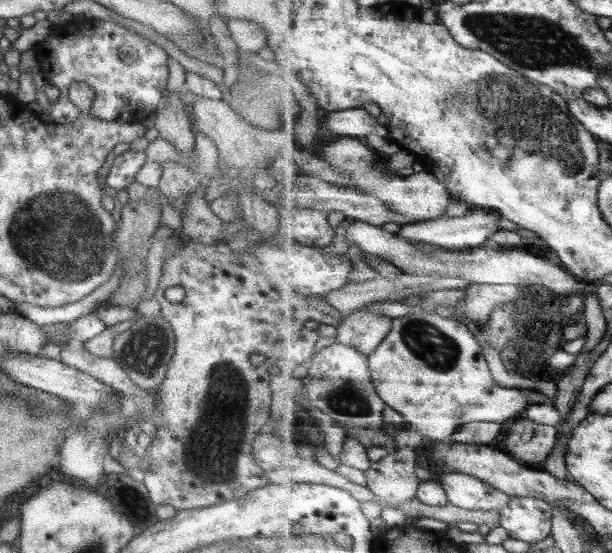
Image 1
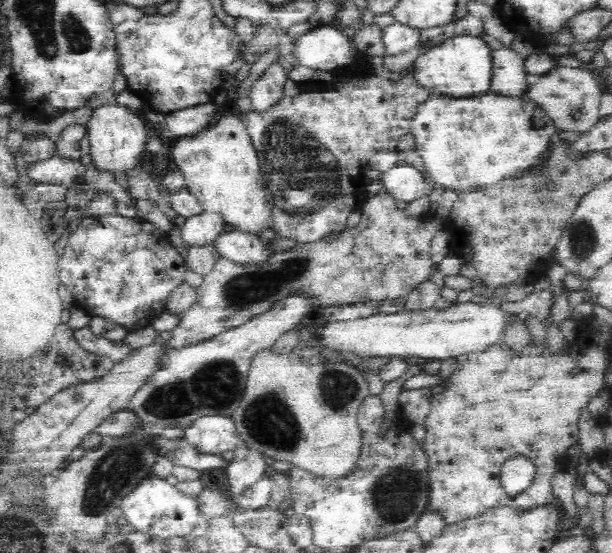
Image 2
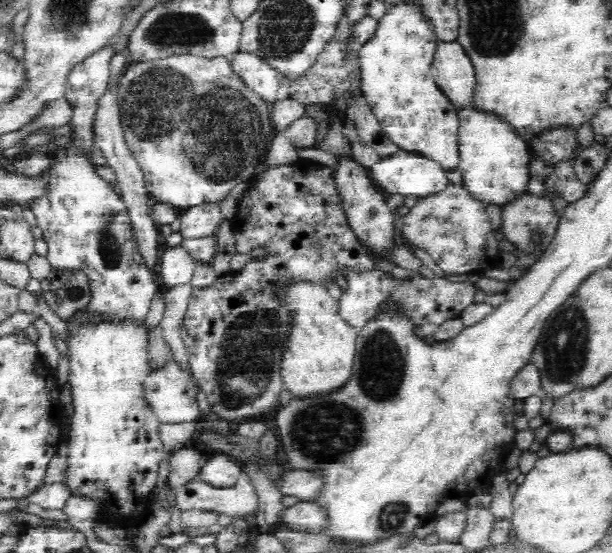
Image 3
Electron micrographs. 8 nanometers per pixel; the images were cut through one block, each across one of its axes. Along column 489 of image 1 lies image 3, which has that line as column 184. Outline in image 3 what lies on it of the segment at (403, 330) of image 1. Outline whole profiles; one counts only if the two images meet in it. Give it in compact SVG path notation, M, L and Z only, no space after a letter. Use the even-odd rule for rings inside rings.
M168 358L162 366L150 367L140 385L142 385L142 400L146 401L150 412L154 413L160 424L194 422L201 418L198 401L200 388L189 364L180 366L175 358Z

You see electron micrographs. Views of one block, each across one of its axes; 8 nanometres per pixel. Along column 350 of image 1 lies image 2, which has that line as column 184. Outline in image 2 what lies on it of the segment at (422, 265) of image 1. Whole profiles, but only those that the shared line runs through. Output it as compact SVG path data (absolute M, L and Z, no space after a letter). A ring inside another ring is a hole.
M203 210L200 214L185 219L182 239L187 245L213 245L220 234L226 232L226 219L222 213Z

